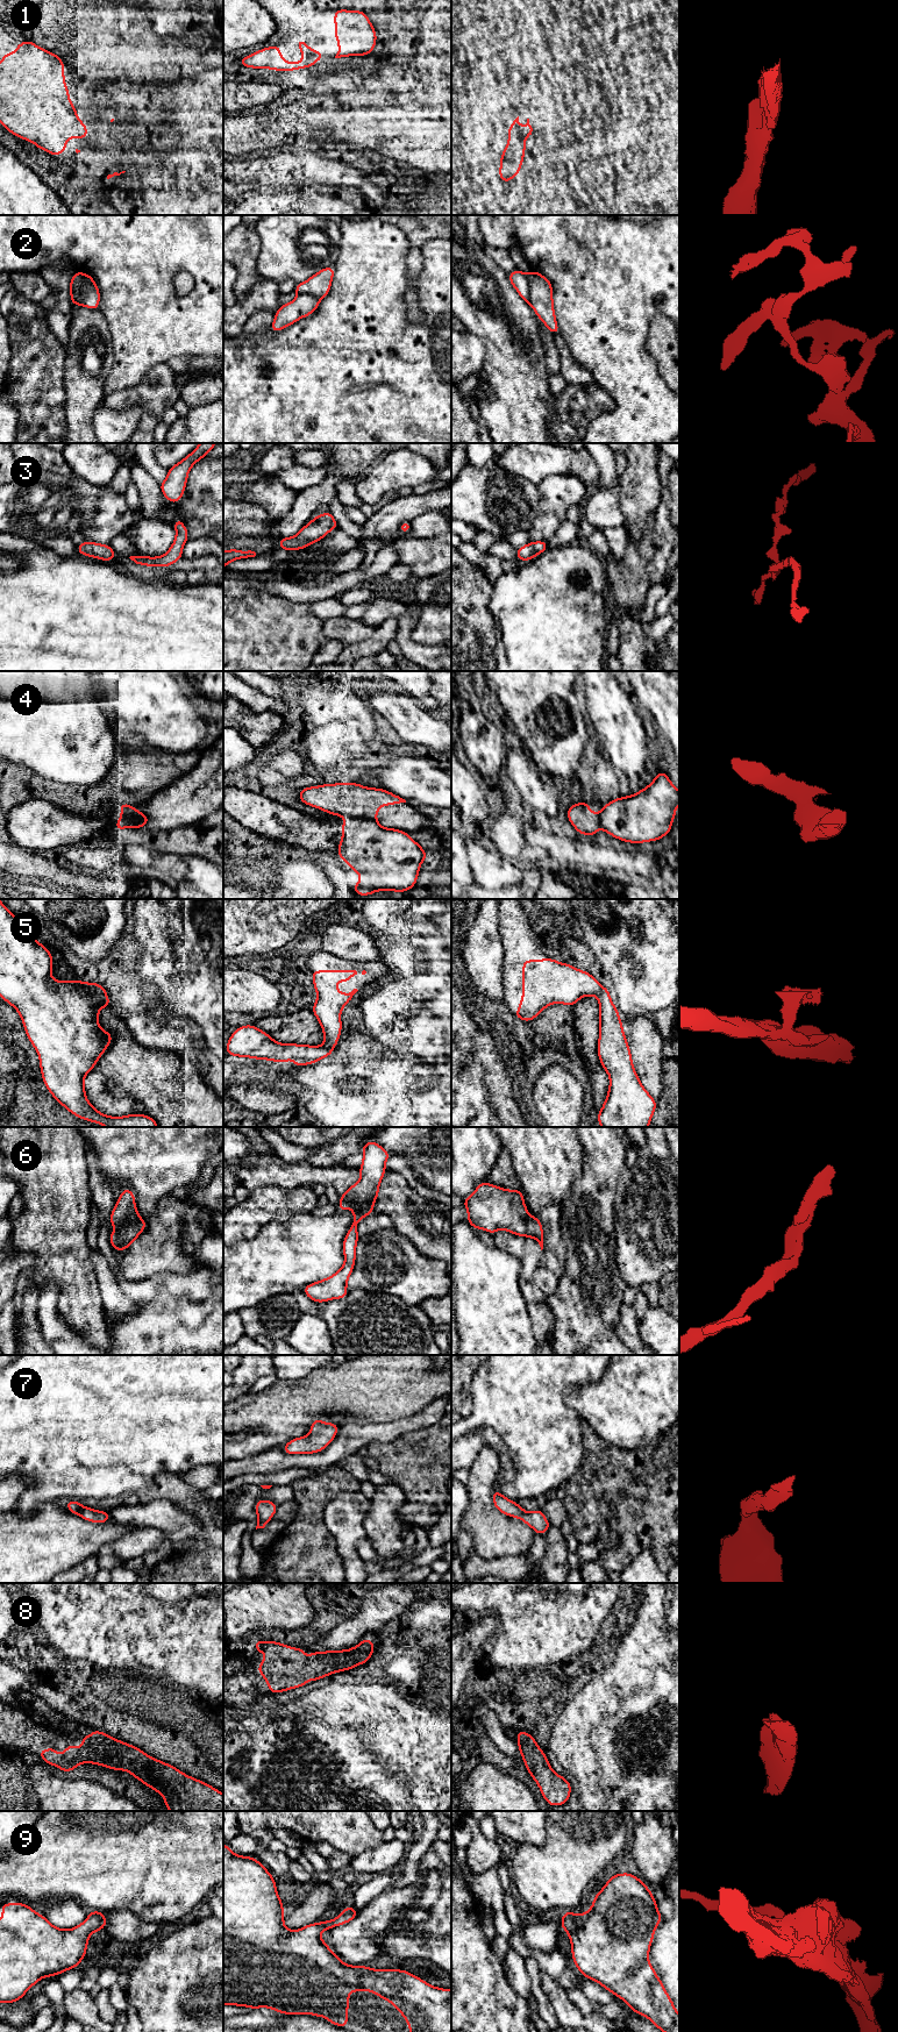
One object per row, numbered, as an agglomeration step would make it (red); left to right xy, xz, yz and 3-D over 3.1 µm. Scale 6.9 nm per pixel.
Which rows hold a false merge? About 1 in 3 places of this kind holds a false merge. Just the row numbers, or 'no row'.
2, 4, 5

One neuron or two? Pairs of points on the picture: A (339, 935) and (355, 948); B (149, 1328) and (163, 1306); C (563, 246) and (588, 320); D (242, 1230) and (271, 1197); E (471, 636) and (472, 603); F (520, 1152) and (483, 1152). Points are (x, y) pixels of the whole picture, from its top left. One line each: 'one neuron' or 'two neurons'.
A: one neuron
B: one neuron
C: one neuron
D: one neuron
E: one neuron
F: two neurons

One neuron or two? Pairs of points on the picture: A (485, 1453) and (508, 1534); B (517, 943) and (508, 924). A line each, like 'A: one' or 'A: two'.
A: one
B: one

